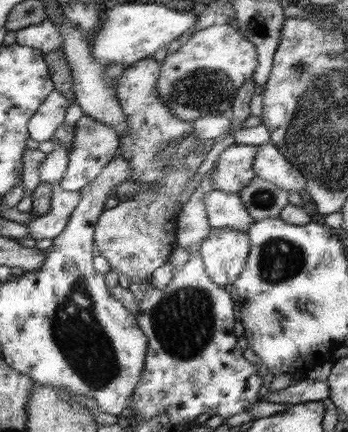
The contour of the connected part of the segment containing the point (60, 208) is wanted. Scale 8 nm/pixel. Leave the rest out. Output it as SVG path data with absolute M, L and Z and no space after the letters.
M52 183L52 196L49 211L42 216L35 217L28 227L26 237L34 240L43 238L56 238L64 232L70 215L74 212L76 205L81 199L80 191L64 190L59 183Z

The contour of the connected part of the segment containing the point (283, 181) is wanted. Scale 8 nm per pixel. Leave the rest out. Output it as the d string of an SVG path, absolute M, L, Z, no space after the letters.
M271 142L258 146L253 167L256 176L288 192L306 188L307 176L298 170Z

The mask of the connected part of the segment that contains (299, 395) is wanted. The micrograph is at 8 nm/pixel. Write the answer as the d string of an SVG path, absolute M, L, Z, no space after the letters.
M302 380L292 383L286 388L262 394L262 400L266 402L278 402L287 405L300 404L312 401L321 401L329 398L330 389L328 383L322 380Z

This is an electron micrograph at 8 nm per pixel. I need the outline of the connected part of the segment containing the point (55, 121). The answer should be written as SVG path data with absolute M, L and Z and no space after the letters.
M54 89L28 121L29 137L38 142L51 140L54 133L65 122L69 101L60 90Z

